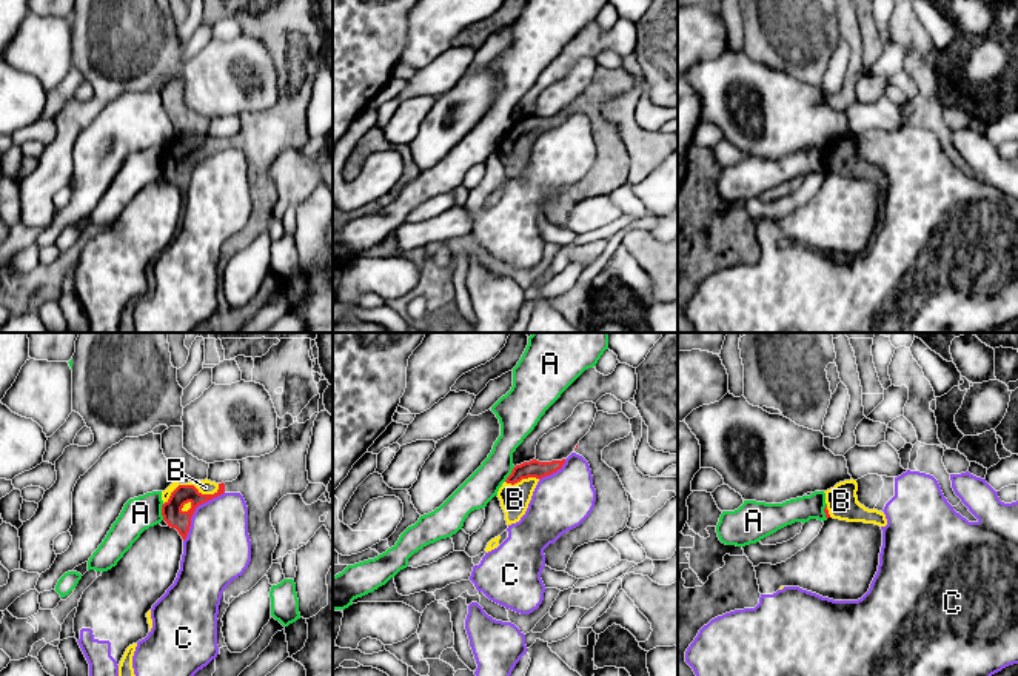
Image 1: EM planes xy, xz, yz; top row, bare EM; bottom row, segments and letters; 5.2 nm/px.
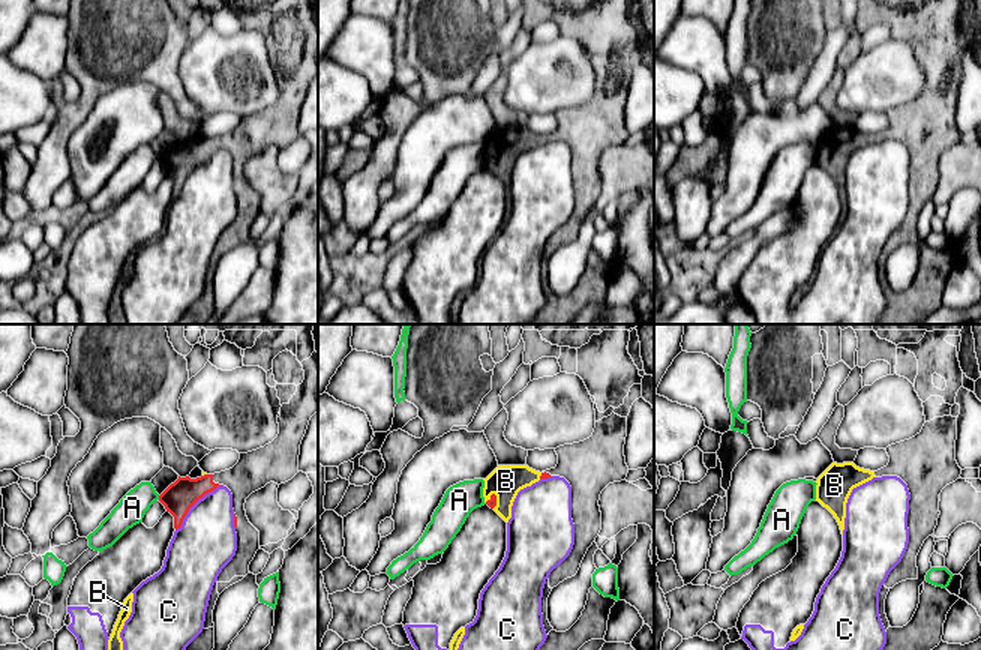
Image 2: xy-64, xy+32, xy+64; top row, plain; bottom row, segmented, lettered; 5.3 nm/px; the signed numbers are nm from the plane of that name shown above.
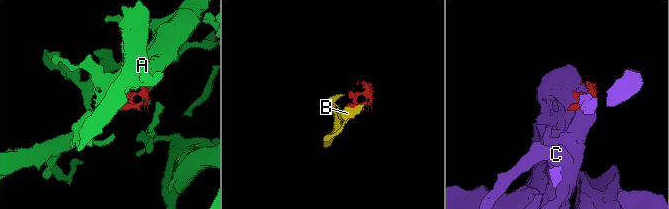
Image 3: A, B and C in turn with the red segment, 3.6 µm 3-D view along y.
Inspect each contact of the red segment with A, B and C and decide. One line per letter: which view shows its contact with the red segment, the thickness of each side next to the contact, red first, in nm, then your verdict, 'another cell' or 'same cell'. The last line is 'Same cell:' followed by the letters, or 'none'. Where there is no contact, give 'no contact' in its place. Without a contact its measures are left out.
A: xy | 110/170 nm | another cell
B: xy | 110/80 nm | same cell
C: xy | 110/360 nm | another cell
Same cell: B

